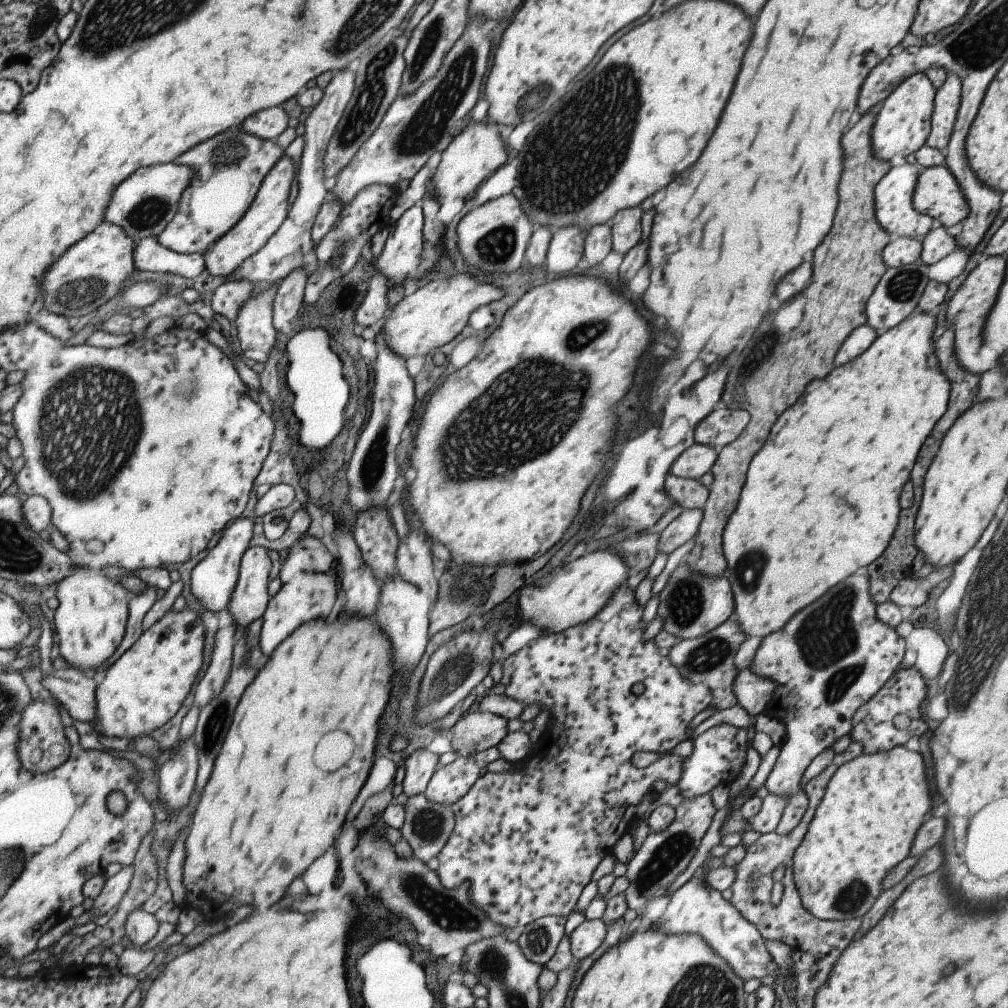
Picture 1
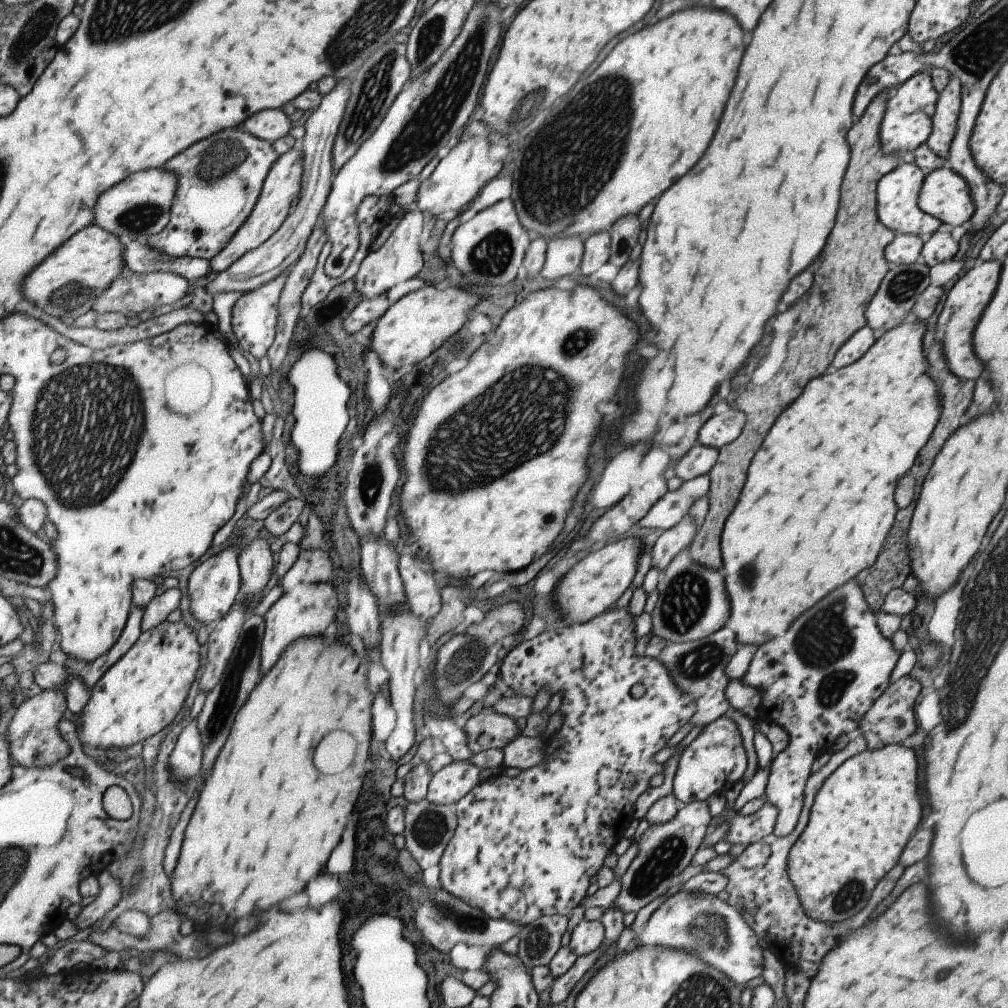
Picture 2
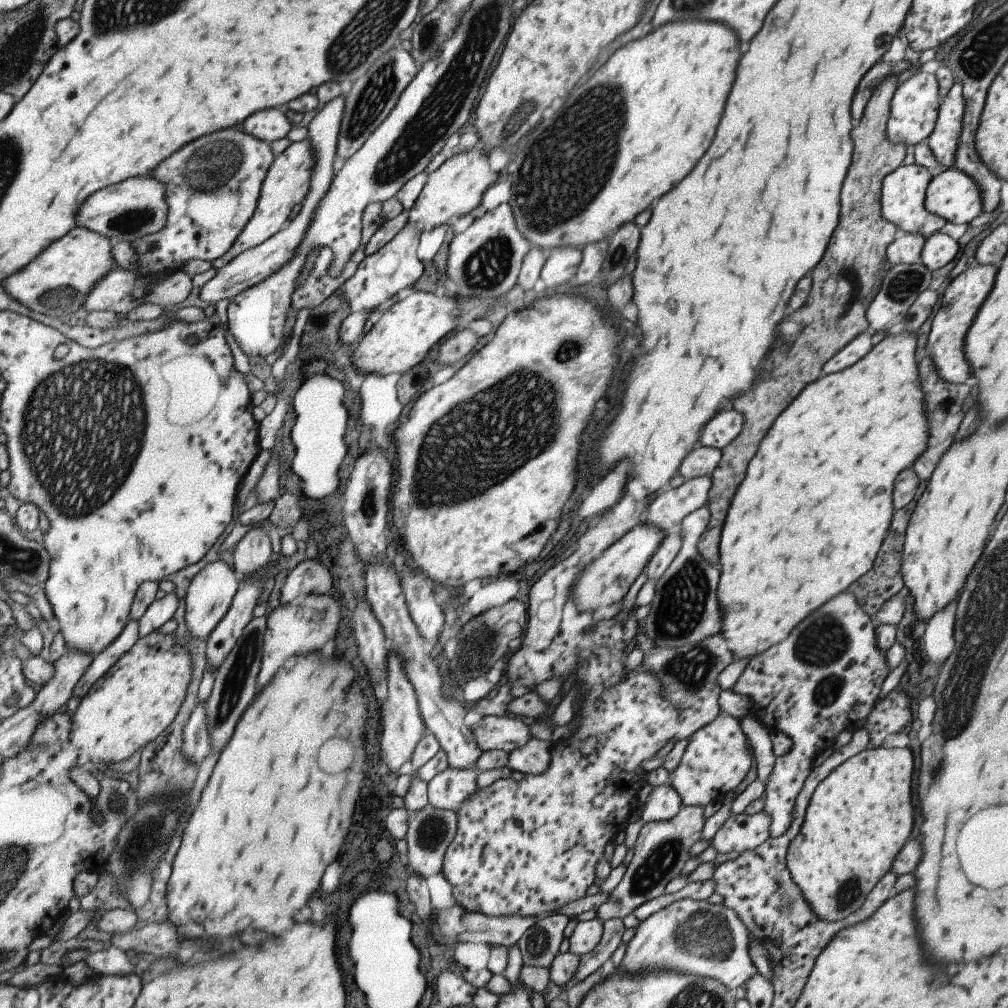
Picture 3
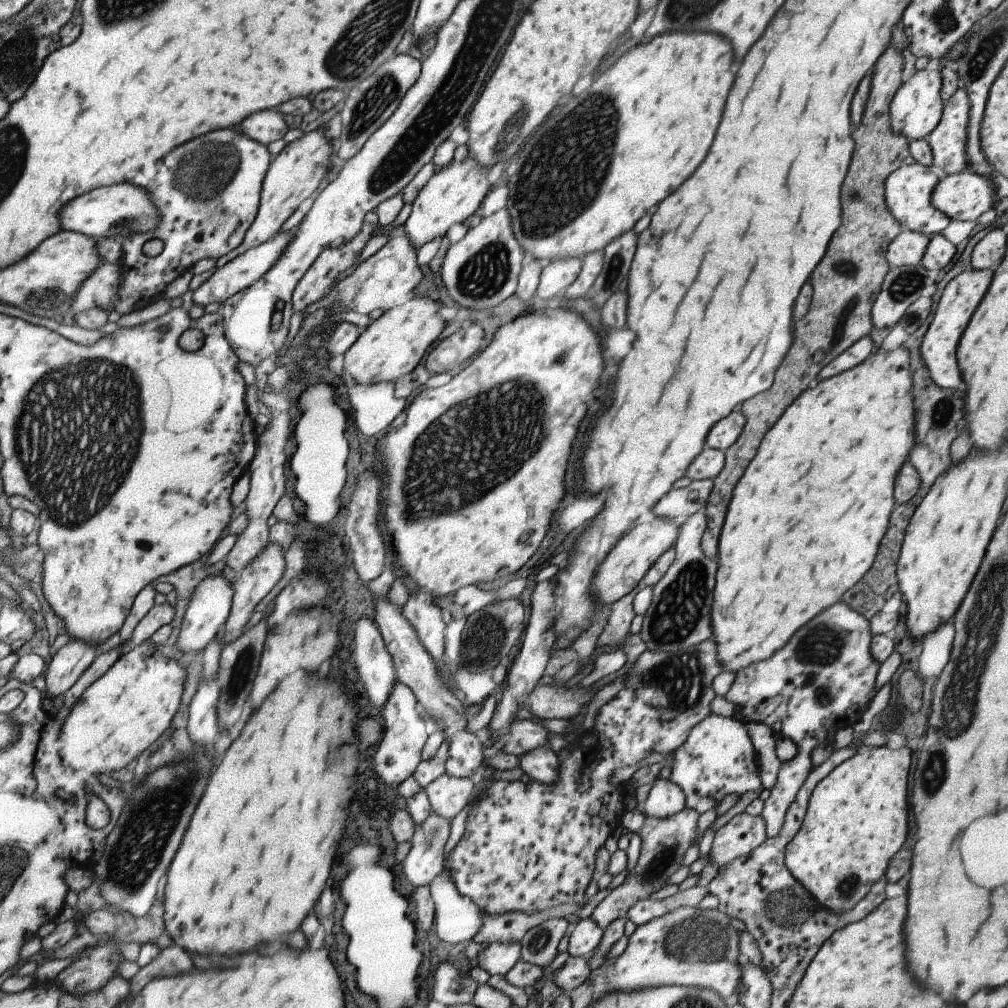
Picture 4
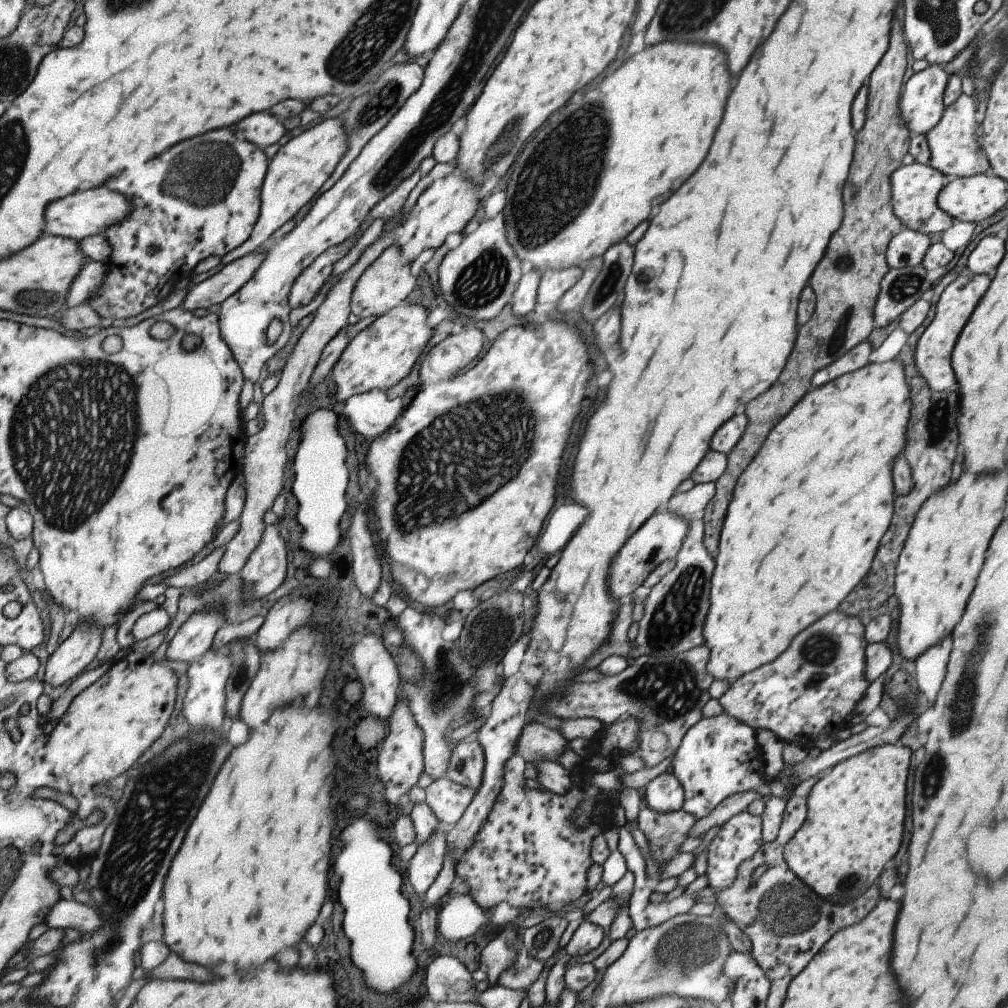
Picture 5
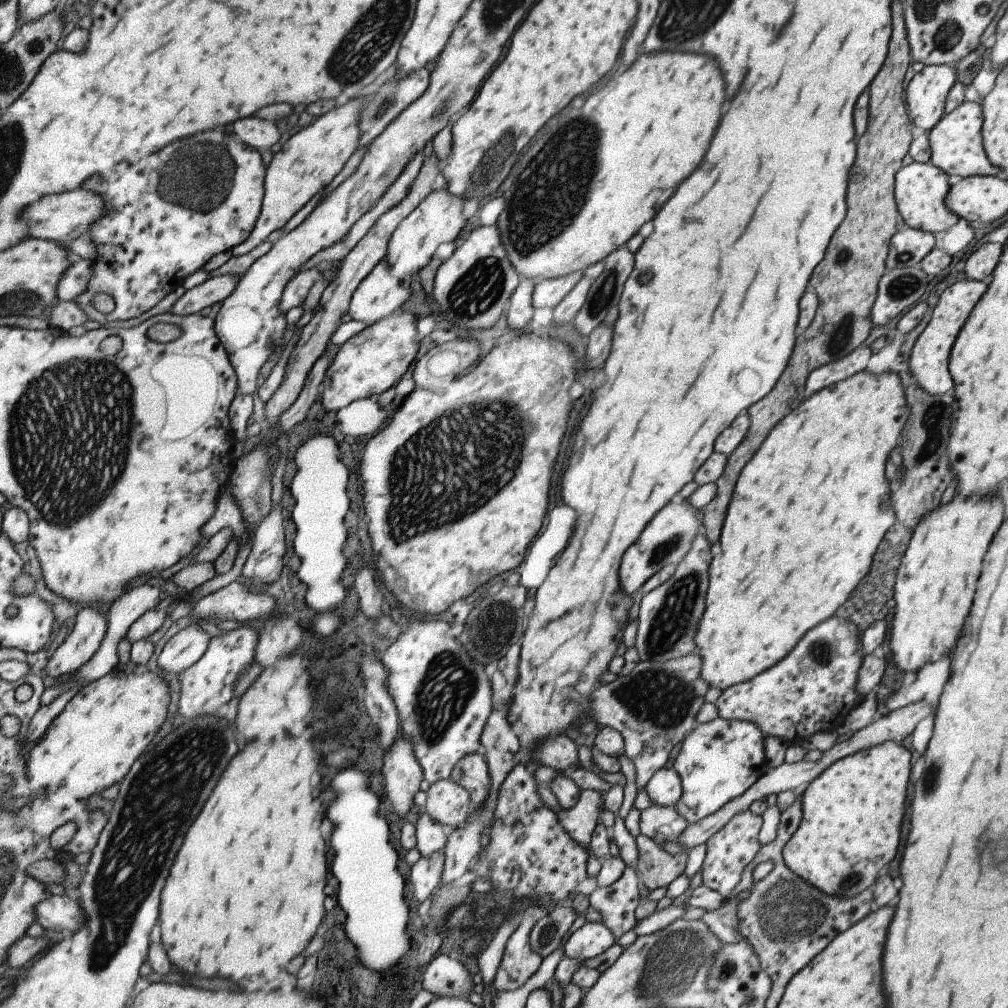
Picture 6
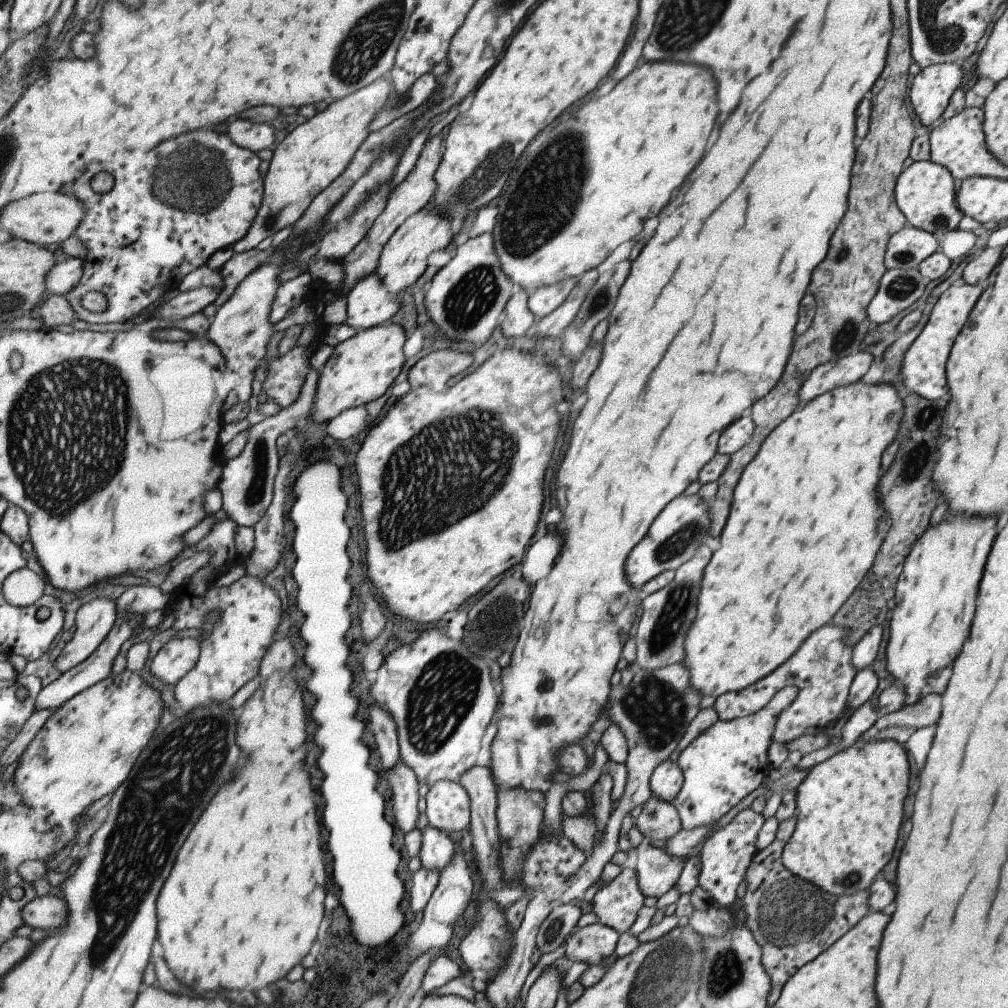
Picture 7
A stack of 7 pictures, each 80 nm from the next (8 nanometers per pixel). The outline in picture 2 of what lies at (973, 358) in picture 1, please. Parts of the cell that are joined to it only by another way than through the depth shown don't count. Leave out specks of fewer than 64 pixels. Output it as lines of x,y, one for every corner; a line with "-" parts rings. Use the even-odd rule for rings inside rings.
997,260
977,262
970,270
962,273
951,289
946,290
943,295
940,312
935,320
935,338
941,344
943,360
951,376
955,374
957,378
963,378
963,380
975,380
983,372
983,364
975,360
975,354
971,352
971,332
983,308
993,296
993,290
999,280
999,270
1001,270
1001,264

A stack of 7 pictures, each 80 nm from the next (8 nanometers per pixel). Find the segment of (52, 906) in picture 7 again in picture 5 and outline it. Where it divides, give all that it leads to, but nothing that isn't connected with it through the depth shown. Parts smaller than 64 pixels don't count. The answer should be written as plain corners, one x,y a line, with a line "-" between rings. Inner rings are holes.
60,898
58,903
47,913
45,924
49,929
74,928
83,936
89,936
100,927
101,918
99,911
93,906

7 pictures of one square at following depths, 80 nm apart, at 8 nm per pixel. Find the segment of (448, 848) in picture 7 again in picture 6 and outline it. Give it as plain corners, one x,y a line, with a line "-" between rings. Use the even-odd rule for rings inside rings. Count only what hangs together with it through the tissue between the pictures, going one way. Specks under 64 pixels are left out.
425,811
417,815
414,824
414,831
416,834
416,848
420,856
427,856
429,853
441,851
446,838
441,833
440,822
431,818

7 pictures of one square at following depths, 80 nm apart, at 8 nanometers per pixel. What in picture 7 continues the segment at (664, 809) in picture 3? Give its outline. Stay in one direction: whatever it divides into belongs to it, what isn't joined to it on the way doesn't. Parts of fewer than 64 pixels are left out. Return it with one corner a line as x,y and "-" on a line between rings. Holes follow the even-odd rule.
674,757
663,761
651,773
649,782
650,793
662,801
671,803
682,785
682,774

